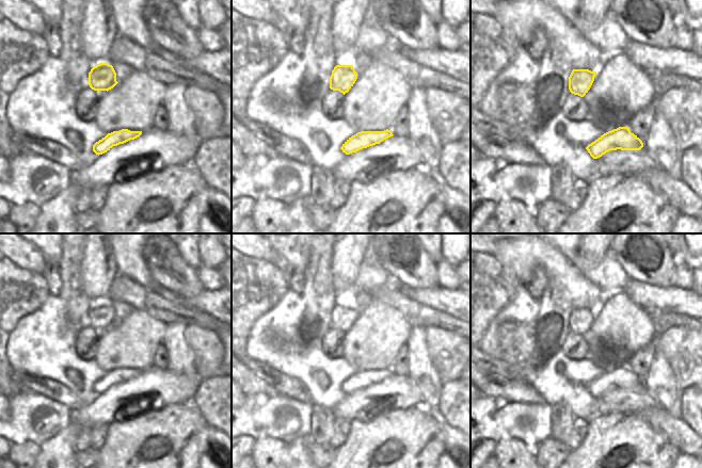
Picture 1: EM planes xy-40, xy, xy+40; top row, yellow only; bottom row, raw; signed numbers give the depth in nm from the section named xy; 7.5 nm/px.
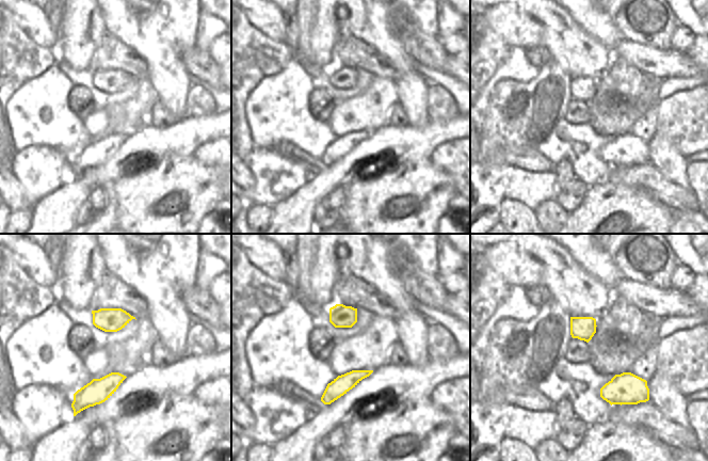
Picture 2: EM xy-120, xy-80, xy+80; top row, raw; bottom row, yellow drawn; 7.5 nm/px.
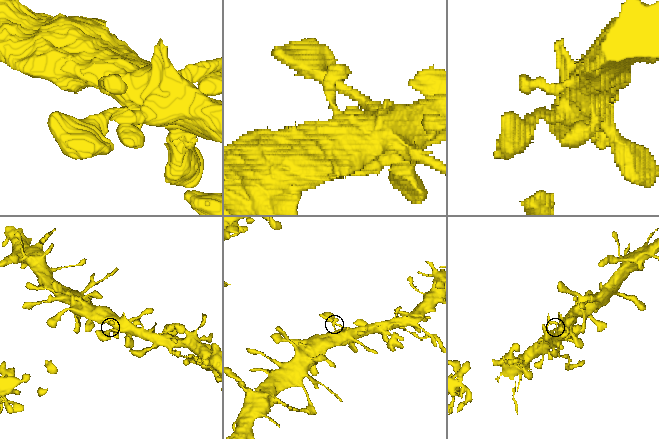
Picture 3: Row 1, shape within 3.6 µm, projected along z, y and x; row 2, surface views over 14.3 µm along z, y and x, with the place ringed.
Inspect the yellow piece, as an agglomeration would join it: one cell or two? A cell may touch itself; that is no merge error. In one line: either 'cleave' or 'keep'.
keep

